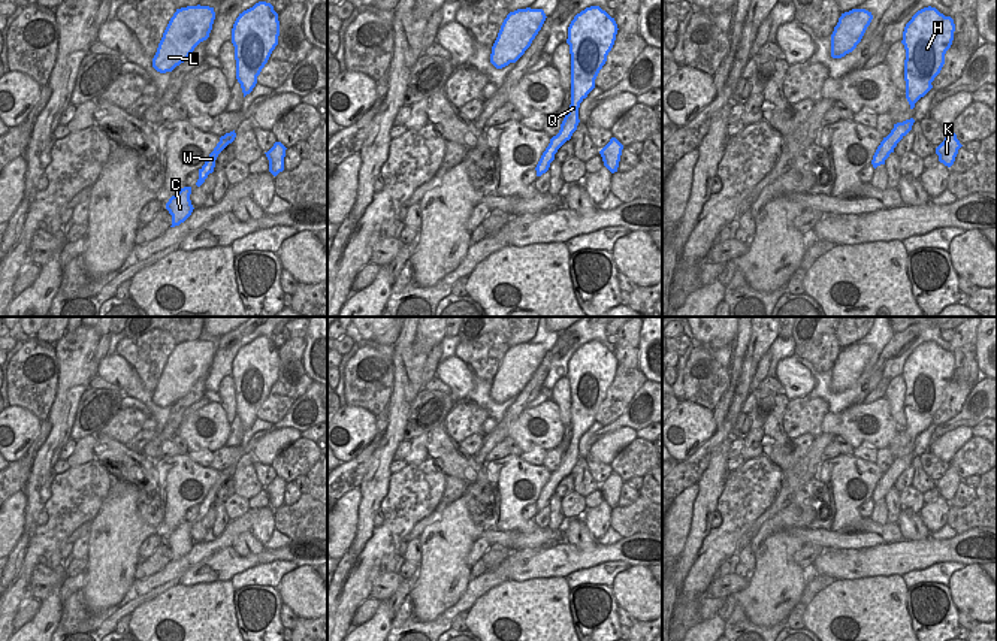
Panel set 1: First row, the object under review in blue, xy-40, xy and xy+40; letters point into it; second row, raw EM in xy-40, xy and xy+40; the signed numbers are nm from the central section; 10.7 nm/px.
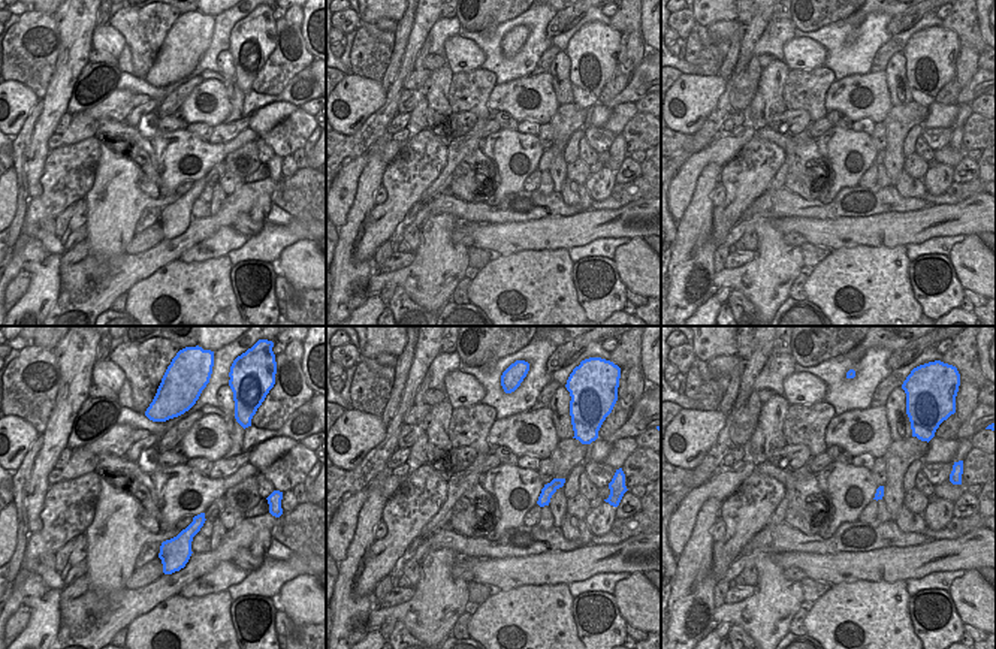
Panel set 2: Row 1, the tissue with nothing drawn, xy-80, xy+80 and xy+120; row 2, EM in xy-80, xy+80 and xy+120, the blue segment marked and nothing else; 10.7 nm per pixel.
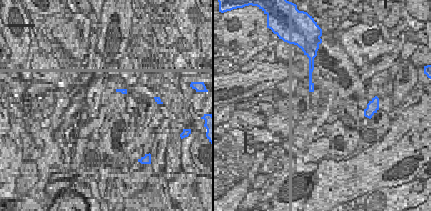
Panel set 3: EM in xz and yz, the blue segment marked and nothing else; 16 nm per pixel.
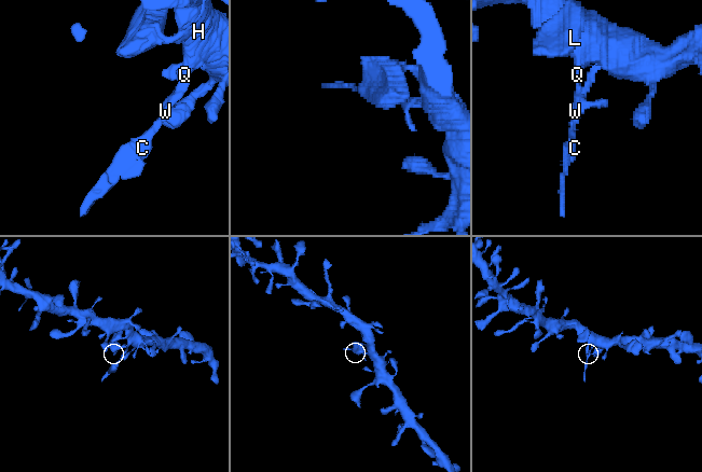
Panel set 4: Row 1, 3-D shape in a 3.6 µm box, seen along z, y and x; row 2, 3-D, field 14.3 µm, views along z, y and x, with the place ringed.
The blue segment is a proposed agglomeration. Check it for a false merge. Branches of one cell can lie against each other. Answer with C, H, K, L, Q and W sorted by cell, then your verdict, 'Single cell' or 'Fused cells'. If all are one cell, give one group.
Groups: C W / H K L Q. Fused cells.

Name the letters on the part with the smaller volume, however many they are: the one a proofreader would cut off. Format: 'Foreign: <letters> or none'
Foreign: C, W.

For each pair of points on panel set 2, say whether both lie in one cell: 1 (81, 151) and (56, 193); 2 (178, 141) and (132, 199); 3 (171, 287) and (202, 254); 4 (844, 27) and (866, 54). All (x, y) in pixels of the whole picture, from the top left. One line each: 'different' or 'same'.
1: same
2: different
3: different
4: same

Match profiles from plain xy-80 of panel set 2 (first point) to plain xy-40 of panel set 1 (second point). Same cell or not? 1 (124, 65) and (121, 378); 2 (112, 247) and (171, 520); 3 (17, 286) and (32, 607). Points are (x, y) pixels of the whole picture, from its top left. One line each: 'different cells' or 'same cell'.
1: different cells
2: different cells
3: same cell

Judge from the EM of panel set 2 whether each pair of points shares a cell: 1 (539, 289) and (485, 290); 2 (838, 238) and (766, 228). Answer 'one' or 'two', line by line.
1: one
2: two

